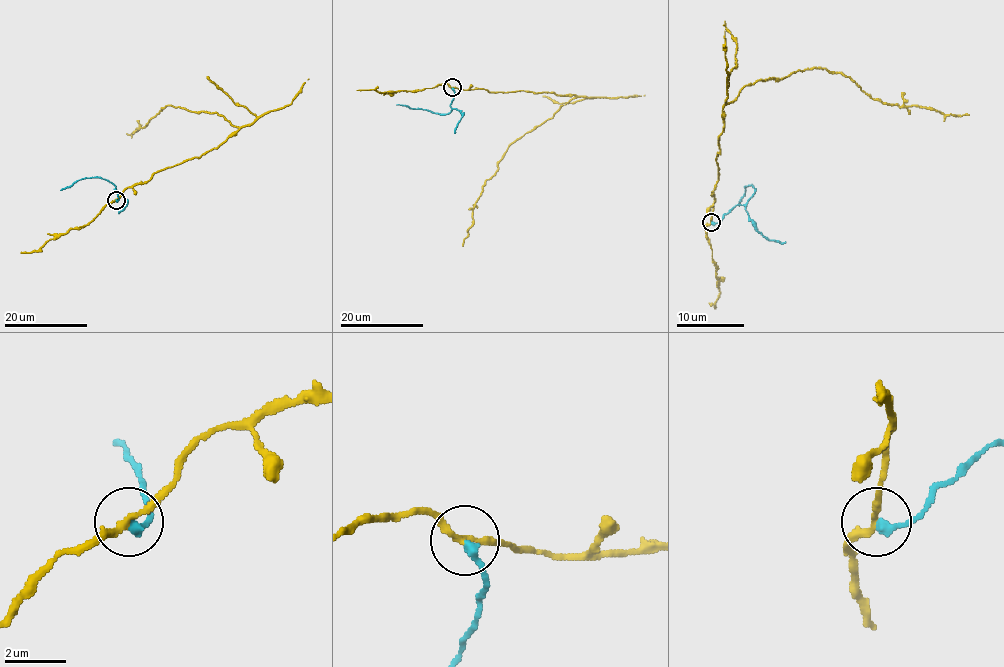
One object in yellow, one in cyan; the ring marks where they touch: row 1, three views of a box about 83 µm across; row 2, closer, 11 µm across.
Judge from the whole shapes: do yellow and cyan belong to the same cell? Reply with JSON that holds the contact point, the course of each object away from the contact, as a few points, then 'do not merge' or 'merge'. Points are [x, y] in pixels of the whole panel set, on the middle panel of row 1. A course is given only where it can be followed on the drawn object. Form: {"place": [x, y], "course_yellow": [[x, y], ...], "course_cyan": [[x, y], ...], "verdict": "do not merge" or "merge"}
{"place": [452, 87], "course_yellow": [[452, 87], [575, 97], [509, 146], [496, 172], [482, 186], [462, 245]], "course_cyan": [[452, 87], [454, 98], [451, 111], [447, 114], [396, 105]], "verdict": "do not merge"}

